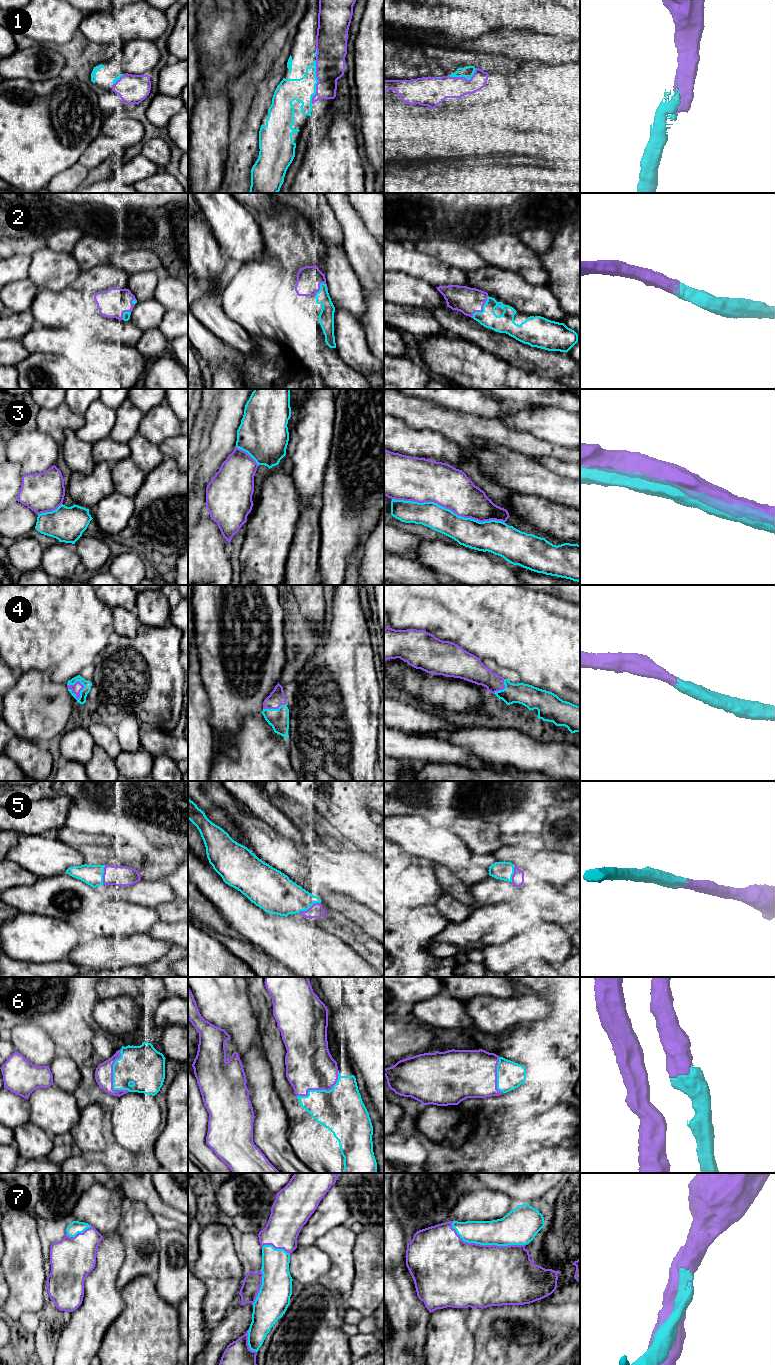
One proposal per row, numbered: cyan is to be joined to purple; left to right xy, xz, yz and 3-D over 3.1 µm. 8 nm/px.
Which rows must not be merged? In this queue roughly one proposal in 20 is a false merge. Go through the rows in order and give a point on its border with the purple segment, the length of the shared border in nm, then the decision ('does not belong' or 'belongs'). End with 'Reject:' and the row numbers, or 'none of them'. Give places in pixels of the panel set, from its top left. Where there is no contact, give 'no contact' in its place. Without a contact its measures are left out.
1: xz (318, 82) | 360 nm | belongs
2: yz (482, 309) | 220 nm | belongs
3: yz (448, 508) | 950 nm | belongs
4: xy (82, 685) | 160 nm | belongs
5: xz (310, 907) | 200 nm | belongs
6: xy (112, 1077) | 360 nm | belongs
7: yz (487, 1245) | 650 nm | belongs
Reject: none of them

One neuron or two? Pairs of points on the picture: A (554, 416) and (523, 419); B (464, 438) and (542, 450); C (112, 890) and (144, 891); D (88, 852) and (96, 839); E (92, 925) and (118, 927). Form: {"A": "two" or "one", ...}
{"A": "one", "B": "one", "C": "one", "D": "two", "E": "one"}

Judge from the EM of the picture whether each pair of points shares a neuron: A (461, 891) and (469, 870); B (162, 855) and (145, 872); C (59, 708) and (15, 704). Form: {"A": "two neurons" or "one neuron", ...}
{"A": "two neurons", "B": "one neuron", "C": "one neuron"}

